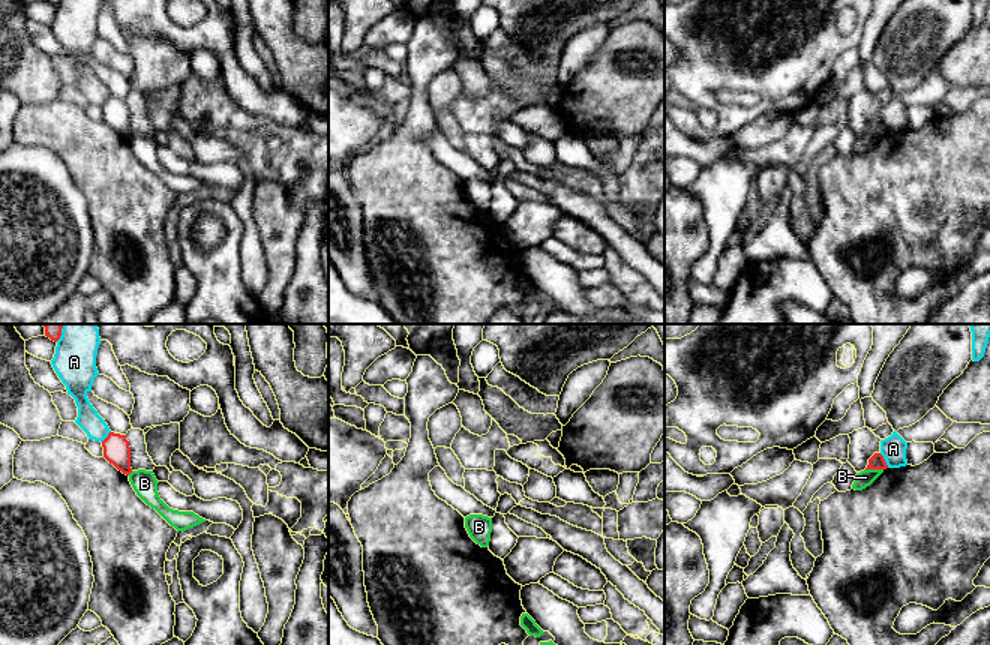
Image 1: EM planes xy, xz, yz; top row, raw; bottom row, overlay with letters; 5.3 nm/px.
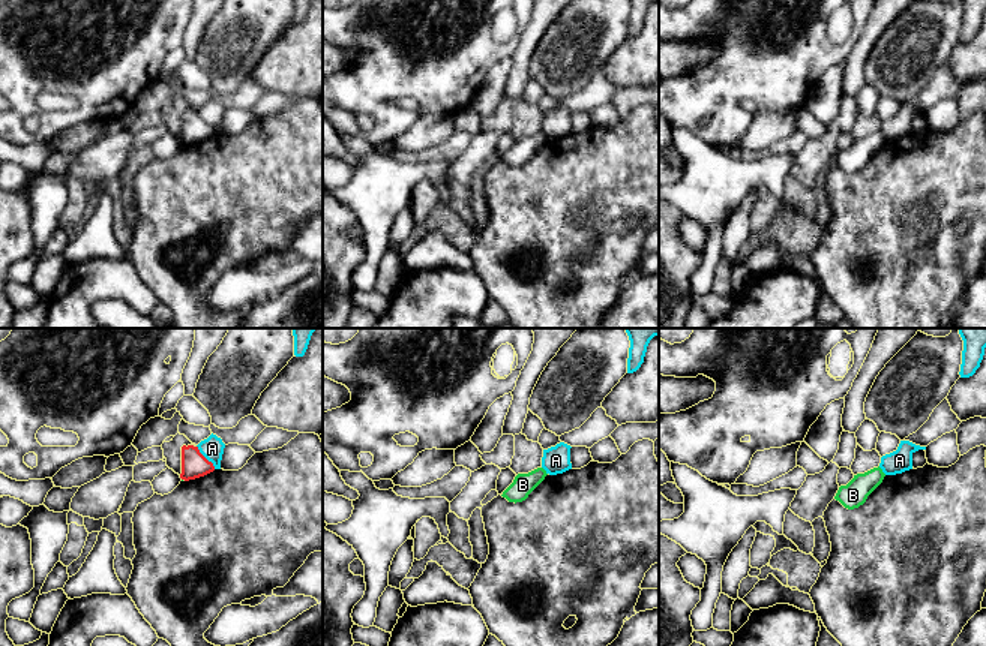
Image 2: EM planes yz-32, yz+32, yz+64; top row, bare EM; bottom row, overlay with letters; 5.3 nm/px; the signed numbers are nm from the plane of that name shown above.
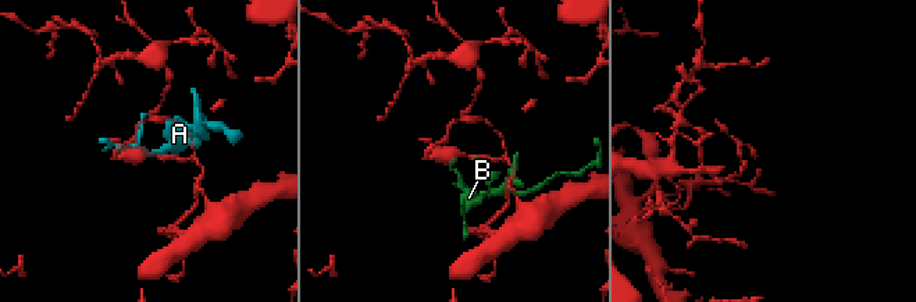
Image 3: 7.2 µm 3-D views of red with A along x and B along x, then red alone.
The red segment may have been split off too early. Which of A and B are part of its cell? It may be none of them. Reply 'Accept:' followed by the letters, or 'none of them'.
Accept: none of them

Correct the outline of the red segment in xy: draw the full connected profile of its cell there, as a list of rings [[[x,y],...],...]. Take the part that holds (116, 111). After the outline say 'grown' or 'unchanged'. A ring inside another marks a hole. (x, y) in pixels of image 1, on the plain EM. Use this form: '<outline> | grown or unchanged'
[[[110,96],[102,105],[104,122],[112,128],[118,135],[129,140],[130,132],[130,111],[126,99]]] | unchanged

